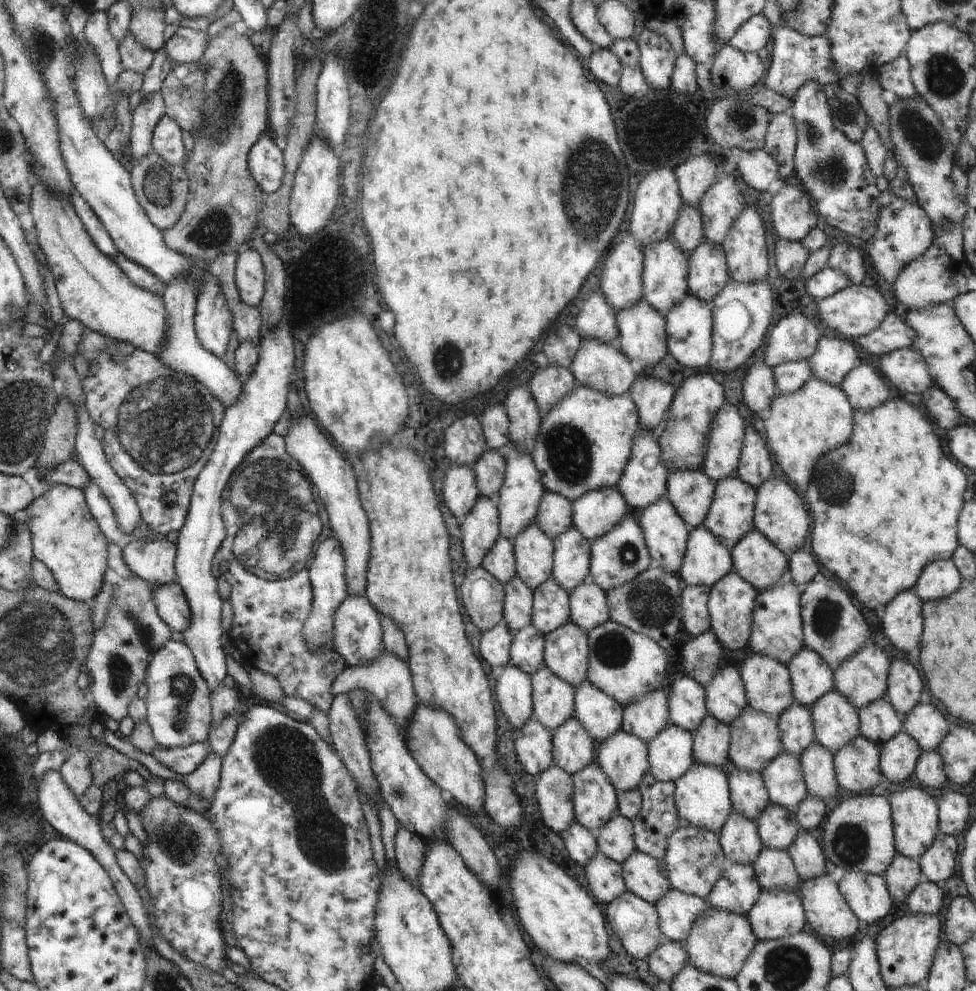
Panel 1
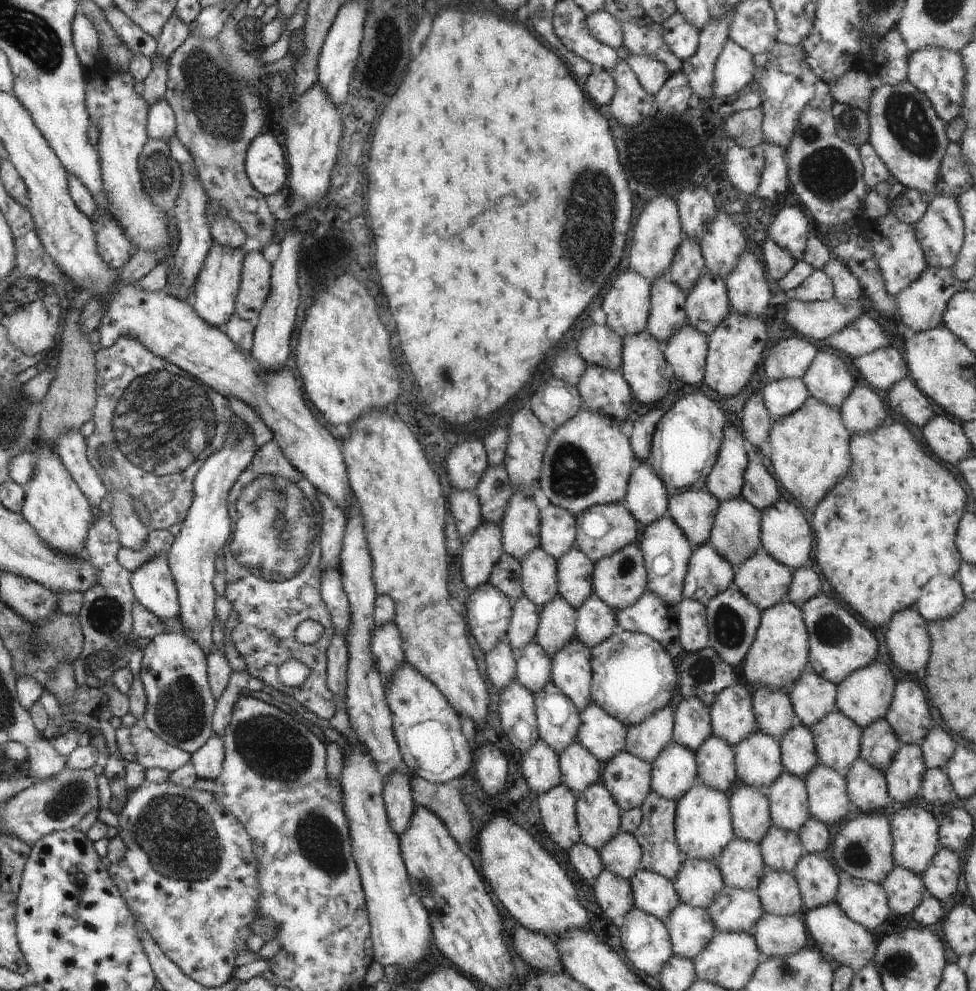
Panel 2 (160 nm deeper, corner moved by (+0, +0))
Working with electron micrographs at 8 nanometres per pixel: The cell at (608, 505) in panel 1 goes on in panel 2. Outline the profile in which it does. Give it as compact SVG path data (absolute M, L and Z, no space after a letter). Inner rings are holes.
M611 503L604 505L593 505L587 508L589 512L599 512L605 522L609 524L605 536L593 540L589 538L581 526L579 526L579 518L575 515L576 520L576 537L574 546L577 547L593 564L600 558L612 555L615 551L621 550L629 543L637 543L639 533L637 532L636 520L625 510L622 503Z

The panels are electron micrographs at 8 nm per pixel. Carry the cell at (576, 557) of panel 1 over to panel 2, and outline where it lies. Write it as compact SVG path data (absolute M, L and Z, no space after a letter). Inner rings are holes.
M575 546L556 560L557 592L558 595L573 609L581 606L586 598L592 595L590 585L594 564Z

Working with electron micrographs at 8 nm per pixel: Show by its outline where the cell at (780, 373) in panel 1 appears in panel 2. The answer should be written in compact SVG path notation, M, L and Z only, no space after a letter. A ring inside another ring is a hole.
M781 379L763 386L760 395L773 422L801 408L808 392L801 379Z

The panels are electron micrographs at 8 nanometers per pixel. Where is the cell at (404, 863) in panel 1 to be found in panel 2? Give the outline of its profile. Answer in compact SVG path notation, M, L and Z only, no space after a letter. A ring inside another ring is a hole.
M397 771L383 781L382 801L391 830L399 836L416 805L411 798L408 776Z

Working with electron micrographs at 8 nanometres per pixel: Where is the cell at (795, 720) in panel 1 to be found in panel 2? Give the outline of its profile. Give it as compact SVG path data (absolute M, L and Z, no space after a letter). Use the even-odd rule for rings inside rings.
M799 723L782 735L778 747L783 773L804 780L810 769L818 764L811 730Z

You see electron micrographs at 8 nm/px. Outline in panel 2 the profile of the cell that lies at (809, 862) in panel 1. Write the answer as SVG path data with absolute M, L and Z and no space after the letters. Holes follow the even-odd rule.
M803 855L794 866L792 877L797 883L803 911L827 906L834 900L836 886L838 883L837 875L832 864L826 861L821 855Z

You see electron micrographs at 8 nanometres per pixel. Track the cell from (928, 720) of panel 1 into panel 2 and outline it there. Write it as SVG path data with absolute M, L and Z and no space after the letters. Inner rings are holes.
M939 726L931 727L918 744L927 769L945 770L944 766L953 754L953 738Z

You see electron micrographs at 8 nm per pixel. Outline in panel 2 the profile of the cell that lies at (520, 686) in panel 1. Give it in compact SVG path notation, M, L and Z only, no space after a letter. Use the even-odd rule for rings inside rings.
M515 679L498 694L499 724L505 738L525 752L538 739L534 696Z

